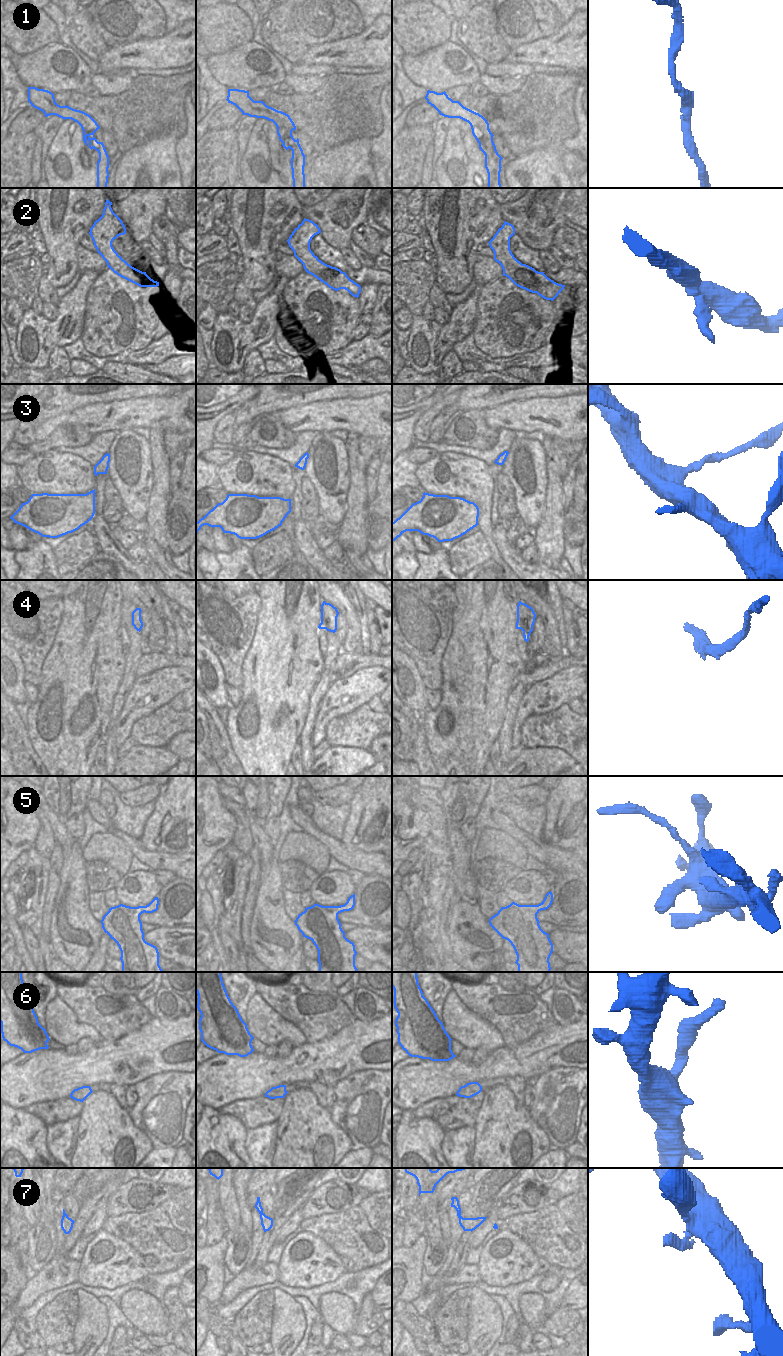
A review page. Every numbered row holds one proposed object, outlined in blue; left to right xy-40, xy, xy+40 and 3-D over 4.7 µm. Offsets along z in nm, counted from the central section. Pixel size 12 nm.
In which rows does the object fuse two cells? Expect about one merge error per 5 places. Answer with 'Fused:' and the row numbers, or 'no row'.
Fused: 3, 5

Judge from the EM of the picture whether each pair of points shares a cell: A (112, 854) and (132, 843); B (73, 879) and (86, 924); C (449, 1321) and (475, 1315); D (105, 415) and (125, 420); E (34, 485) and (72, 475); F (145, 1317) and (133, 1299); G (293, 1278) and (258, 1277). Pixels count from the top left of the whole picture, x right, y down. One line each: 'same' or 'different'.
A: different
B: same
C: different
D: same
E: same
F: same
G: different

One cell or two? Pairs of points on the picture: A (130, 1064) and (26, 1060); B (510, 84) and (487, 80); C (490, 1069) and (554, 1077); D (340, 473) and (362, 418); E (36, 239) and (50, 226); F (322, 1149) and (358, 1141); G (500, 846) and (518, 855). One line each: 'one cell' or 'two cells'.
A: one cell
B: one cell
C: two cells
D: two cells
E: two cells
F: two cells
G: one cell

